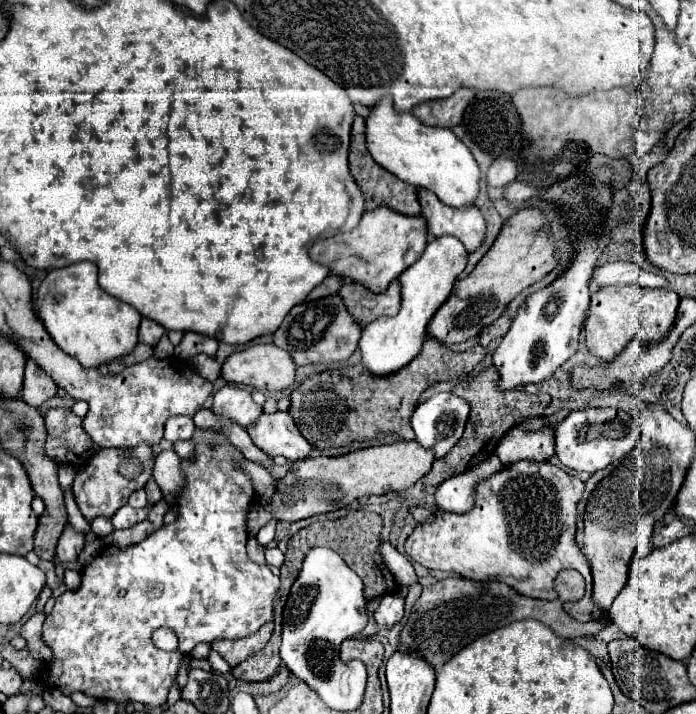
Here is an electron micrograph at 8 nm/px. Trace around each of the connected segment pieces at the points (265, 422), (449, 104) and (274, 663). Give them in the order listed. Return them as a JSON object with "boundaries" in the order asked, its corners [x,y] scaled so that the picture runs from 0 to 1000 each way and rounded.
{"boundaries":[[[[392,577],[372,583],[361,599],[355,599],[364,622],[386,639],[409,639],[415,647],[447,639],[447,622],[432,611],[415,577]]],[[[659,123],[651,134],[636,140],[619,140],[599,146],[591,160],[602,165],[611,176],[628,176],[628,179],[651,179],[662,171],[668,151],[680,140],[682,126],[677,123]]],[[[398,854],[395,857],[395,885],[389,891],[389,896],[384,899],[384,905],[378,910],[372,910],[366,919],[361,919],[358,924],[341,930],[332,944],[341,950],[341,952],[349,952],[349,955],[378,955],[378,952],[386,952],[398,944],[401,933],[404,933],[404,924],[401,924],[401,902],[404,902],[404,857],[407,854]]]]}

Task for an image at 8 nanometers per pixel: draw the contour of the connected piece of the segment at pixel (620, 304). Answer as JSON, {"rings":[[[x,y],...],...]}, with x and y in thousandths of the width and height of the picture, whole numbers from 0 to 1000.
{"rings":[[[918,398],[866,401],[849,412],[849,434],[841,448],[843,487],[852,499],[875,507],[881,504],[912,471],[924,476],[947,476],[958,471],[970,451],[976,415],[961,403],[927,403]]]}

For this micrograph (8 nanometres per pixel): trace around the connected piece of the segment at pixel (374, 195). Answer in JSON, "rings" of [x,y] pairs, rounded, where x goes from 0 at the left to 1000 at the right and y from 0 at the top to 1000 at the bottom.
{"rings":[[[519,162],[507,165],[507,176],[504,176],[504,204],[501,204],[501,235],[504,235],[504,246],[510,249],[510,255],[516,258],[522,275],[524,275],[524,291],[527,294],[539,294],[545,289],[559,289],[562,294],[579,300],[579,303],[599,303],[605,300],[605,289],[599,280],[599,263],[573,252],[570,246],[565,246],[562,241],[556,241],[553,235],[547,235],[533,216],[524,207],[524,168]]]}

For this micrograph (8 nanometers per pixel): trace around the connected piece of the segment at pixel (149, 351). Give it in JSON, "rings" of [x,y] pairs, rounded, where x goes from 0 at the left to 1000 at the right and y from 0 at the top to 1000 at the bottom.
{"rings":[[[197,482],[197,487],[194,487],[194,490],[191,490],[185,499],[174,501],[174,510],[177,510],[177,513],[200,510],[200,507],[205,507],[205,504],[217,501],[217,499],[220,499],[220,487],[217,487],[217,485],[208,485],[208,482]]]}

